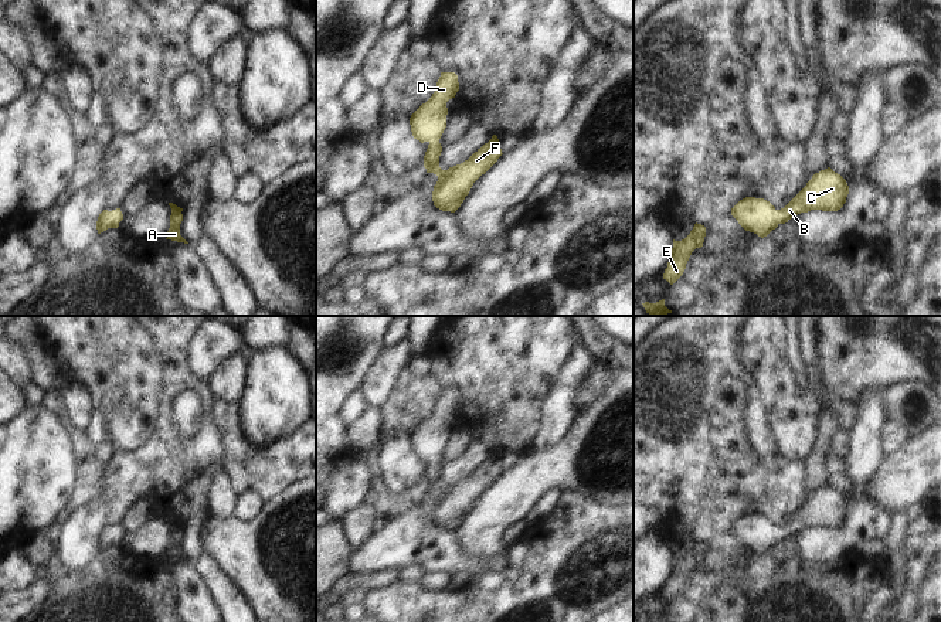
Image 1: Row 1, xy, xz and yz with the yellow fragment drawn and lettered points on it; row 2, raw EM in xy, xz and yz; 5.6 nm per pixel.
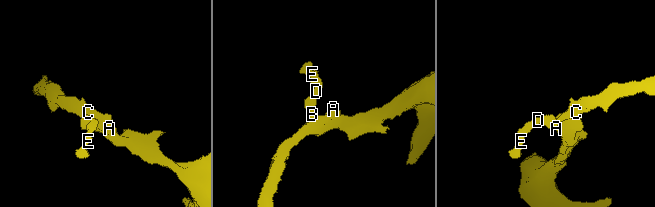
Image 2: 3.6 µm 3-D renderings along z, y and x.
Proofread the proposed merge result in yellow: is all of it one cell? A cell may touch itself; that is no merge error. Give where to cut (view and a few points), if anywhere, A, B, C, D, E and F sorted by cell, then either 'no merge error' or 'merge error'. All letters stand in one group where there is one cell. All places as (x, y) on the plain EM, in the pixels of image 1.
no cut | A B C D E F | no merge error

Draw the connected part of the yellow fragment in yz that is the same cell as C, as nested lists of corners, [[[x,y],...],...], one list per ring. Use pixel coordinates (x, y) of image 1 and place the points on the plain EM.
[[[830,485],[815,490],[806,503],[781,527],[764,516],[745,514],[733,526],[738,541],[758,554],[767,554],[779,541],[811,527],[838,528],[846,520],[849,503]]]

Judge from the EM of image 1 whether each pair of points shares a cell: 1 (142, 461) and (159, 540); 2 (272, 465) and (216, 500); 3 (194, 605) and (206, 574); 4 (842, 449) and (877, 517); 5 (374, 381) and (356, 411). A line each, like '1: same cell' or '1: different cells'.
1: different cells
2: different cells
3: different cells
4: different cells
5: different cells

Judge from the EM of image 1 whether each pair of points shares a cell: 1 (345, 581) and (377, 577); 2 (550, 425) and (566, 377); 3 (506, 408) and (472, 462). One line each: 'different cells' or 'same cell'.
1: same cell
2: same cell
3: different cells

